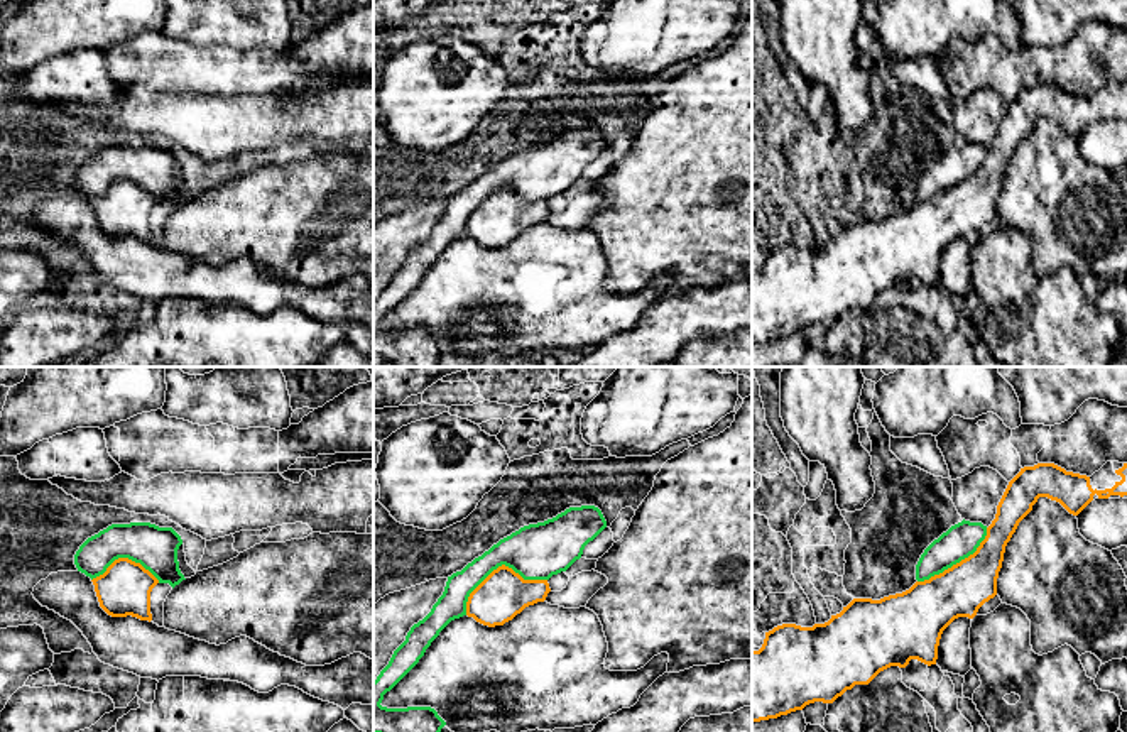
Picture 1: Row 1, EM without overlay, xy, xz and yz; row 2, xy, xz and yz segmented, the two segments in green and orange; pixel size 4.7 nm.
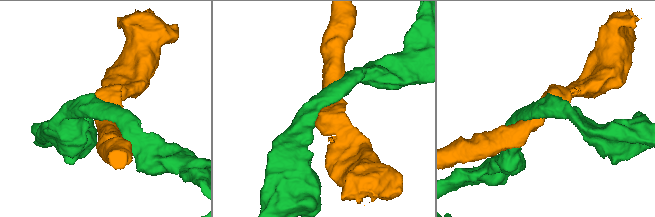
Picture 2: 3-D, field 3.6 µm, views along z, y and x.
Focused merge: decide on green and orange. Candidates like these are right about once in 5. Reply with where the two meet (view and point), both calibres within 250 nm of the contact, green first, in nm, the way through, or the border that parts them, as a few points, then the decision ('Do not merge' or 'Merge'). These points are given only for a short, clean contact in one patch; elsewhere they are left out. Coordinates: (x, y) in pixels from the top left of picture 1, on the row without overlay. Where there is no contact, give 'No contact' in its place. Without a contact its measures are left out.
Touches green at xz (497, 188). Thickness 260 nm (green) against 240 nm. Do not merge

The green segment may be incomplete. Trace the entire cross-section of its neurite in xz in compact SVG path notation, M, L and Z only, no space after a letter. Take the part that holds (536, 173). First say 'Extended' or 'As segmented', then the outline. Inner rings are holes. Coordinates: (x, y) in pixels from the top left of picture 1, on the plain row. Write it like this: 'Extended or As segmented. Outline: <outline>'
As segmented. Outline: M569 128L553 140L520 149L448 198L444 213L431 233L411 249L406 262L373 303L373 355L389 360L390 367L438 367L446 343L434 330L387 330L380 326L384 316L419 284L451 242L466 237L470 215L493 191L505 186L524 201L549 201L580 181L585 167L605 149L607 142L598 128Z

